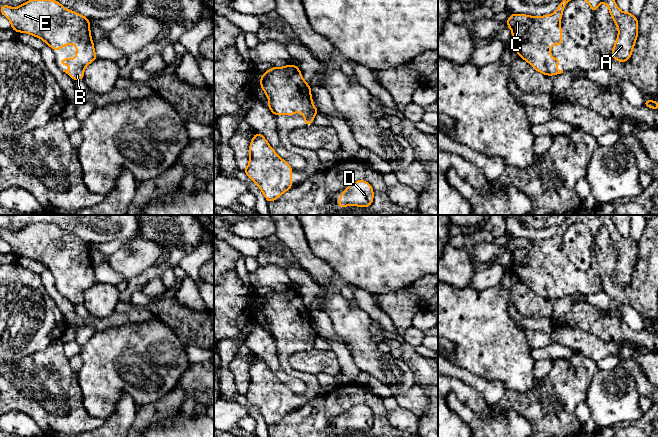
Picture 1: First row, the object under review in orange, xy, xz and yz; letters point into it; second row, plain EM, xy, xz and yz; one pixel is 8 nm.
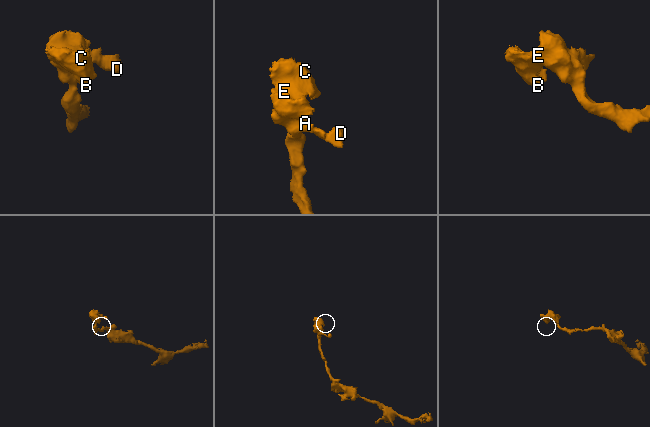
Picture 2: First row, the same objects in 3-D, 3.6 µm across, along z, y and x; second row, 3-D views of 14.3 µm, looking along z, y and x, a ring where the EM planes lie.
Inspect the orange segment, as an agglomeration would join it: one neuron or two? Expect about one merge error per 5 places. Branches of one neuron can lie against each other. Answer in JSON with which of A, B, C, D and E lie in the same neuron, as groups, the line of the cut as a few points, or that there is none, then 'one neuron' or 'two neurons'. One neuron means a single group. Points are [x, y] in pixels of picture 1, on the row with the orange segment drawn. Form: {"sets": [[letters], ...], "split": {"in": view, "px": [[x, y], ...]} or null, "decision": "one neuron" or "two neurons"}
{"sets": [["A", "B", "C", "D", "E"]], "split": null, "decision": "one neuron"}

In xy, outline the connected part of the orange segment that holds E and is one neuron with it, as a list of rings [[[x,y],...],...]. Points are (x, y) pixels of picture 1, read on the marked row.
[[[29,0],[16,8],[6,4],[0,7],[0,13],[9,19],[11,28],[17,33],[38,37],[53,50],[75,44],[76,57],[58,61],[75,67],[74,70],[63,70],[74,81],[83,80],[85,67],[98,58],[91,39],[89,19],[67,10],[57,1]]]

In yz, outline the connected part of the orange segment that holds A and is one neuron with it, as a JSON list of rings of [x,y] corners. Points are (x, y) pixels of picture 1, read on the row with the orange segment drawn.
[[[585,0],[595,12],[598,6],[604,2],[610,15],[618,28],[618,37],[611,51],[612,57],[618,62],[626,62],[630,59],[635,42],[638,37],[638,19],[630,12],[622,12],[614,0]]]

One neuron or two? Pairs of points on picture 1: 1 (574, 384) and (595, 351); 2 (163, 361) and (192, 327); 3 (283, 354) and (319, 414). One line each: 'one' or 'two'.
1: two
2: two
3: two

